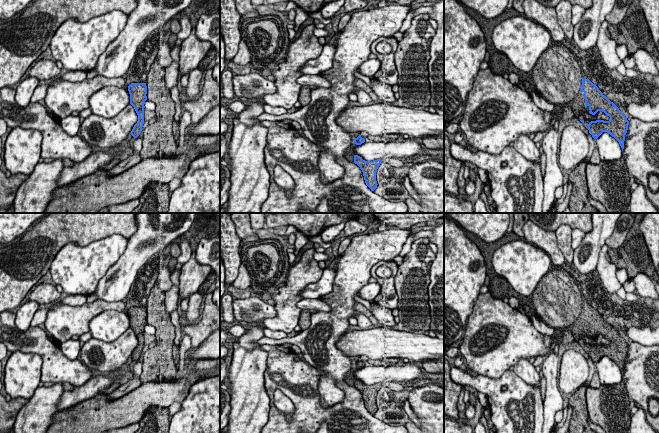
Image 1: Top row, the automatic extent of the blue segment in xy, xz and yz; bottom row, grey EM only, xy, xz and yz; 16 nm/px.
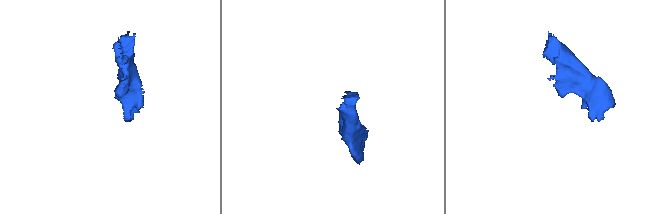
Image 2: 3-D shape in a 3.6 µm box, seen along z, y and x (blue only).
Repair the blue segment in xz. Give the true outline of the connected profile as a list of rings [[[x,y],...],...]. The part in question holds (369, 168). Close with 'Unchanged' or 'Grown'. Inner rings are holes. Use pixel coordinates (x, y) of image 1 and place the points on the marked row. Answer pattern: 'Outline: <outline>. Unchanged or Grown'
Outline: [[[354,155],[354,163],[357,164],[363,172],[366,185],[374,191],[377,188],[376,172],[382,160],[365,161],[362,157]]]. Unchanged

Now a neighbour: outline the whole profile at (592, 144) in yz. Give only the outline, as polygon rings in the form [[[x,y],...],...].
[[[590,133],[587,134],[587,138],[588,138],[588,141],[589,141],[589,152],[588,152],[586,158],[584,159],[586,164],[588,164],[590,162],[590,158],[592,156],[592,153],[593,153],[595,147],[596,147],[595,140]]]

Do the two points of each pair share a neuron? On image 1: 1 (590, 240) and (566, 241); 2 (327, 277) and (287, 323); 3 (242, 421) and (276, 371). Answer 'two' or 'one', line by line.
1: two
2: two
3: two

